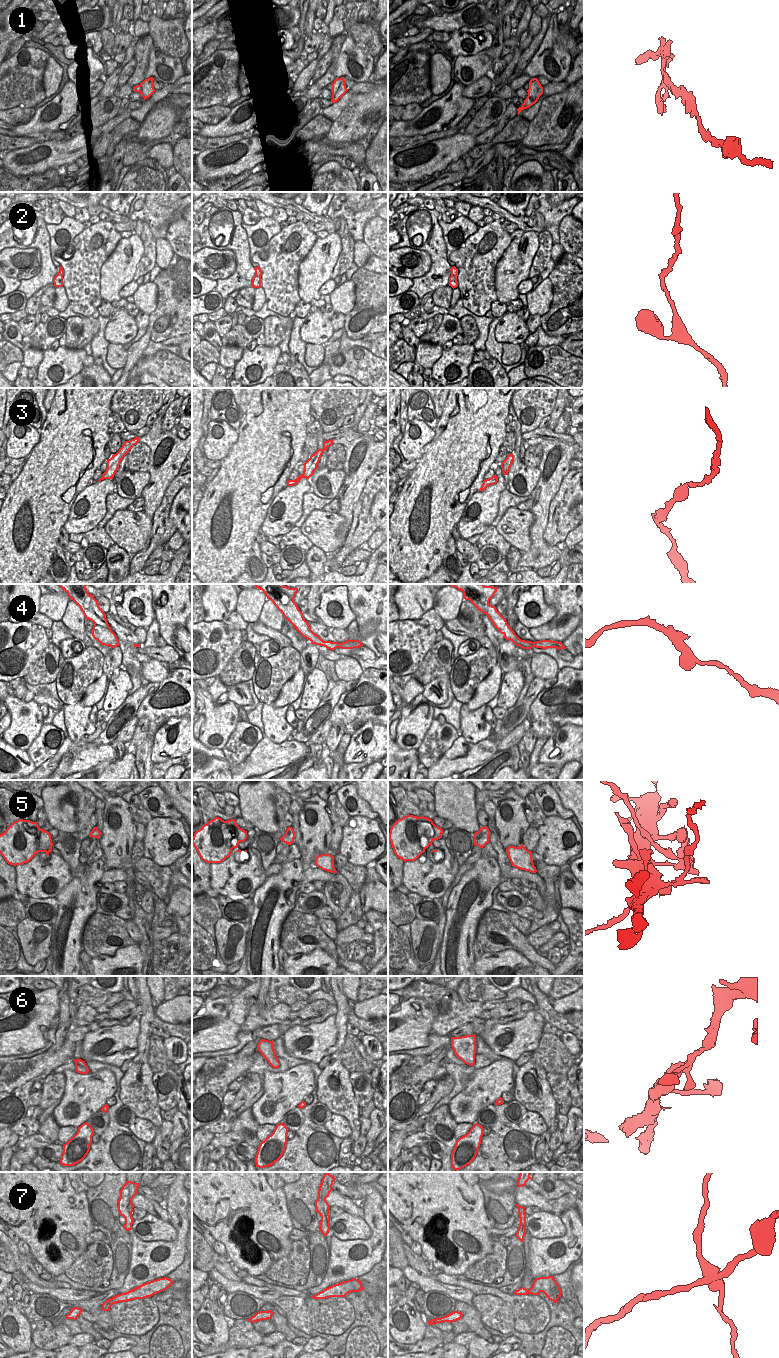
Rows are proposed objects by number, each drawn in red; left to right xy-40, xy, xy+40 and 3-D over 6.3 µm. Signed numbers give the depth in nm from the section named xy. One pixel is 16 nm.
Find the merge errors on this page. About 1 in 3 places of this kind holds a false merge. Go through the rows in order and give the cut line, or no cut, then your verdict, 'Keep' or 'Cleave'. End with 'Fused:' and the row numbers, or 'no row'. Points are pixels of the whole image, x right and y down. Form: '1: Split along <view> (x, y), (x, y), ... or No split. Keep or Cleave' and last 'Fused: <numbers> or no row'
1: Split along xy-40 (140, 83), (140, 87), (145, 92), (145, 97). Cleave
2: No split. Keep
3: No split. Keep
4: No split. Keep
5: Split along xy+40 (487, 828), (474, 840). Cleave
6: No split. Keep
7: Split along xy+40 (532, 1284), (542, 1291). Cleave
Fused: 1, 5, 7.

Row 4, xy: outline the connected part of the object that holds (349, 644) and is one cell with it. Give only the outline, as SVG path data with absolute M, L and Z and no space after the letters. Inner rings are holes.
M284 584L253 585L265 593L267 599L273 602L277 609L283 614L284 618L287 619L303 637L311 641L310 644L324 646L330 650L335 650L336 648L354 649L363 646L359 640L348 639L342 643L323 641L315 634L311 630L308 621L304 619L303 613L294 602L298 588L290 588Z

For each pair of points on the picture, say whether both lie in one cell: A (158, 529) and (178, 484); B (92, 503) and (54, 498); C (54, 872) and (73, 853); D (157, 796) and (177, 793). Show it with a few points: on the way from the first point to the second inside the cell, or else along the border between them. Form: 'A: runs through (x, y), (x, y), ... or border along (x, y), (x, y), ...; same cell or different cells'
A: runs through (161, 518), (161, 511), (169, 495); same cell
B: border along (89, 483), (74, 500), (65, 523); different cells
C: border along (60, 856), (67, 863), (72, 877); different cells
D: border along (163, 790), (173, 806), (181, 813); different cells

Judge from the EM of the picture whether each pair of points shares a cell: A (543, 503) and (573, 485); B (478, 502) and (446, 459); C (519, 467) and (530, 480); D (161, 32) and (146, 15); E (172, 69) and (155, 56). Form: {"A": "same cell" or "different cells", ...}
{"A": "different cells", "B": "different cells", "C": "same cell", "D": "different cells", "E": "same cell"}

